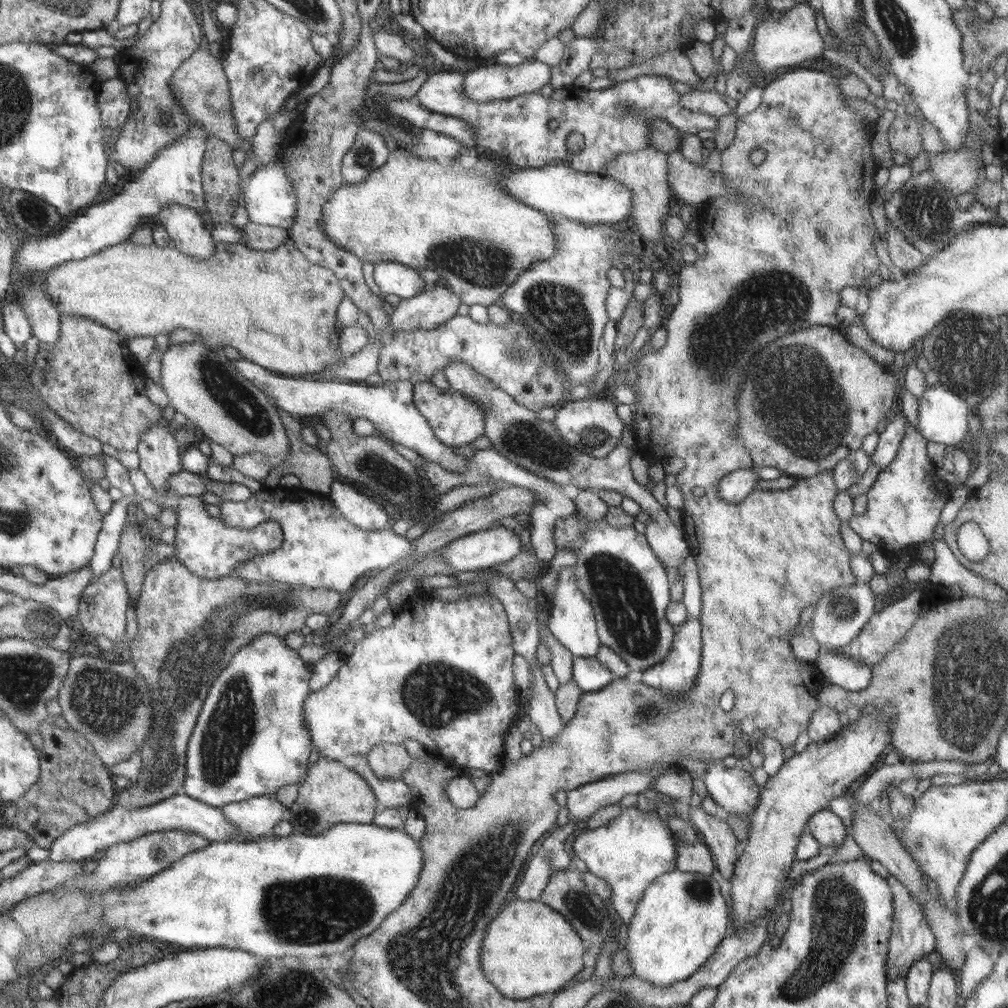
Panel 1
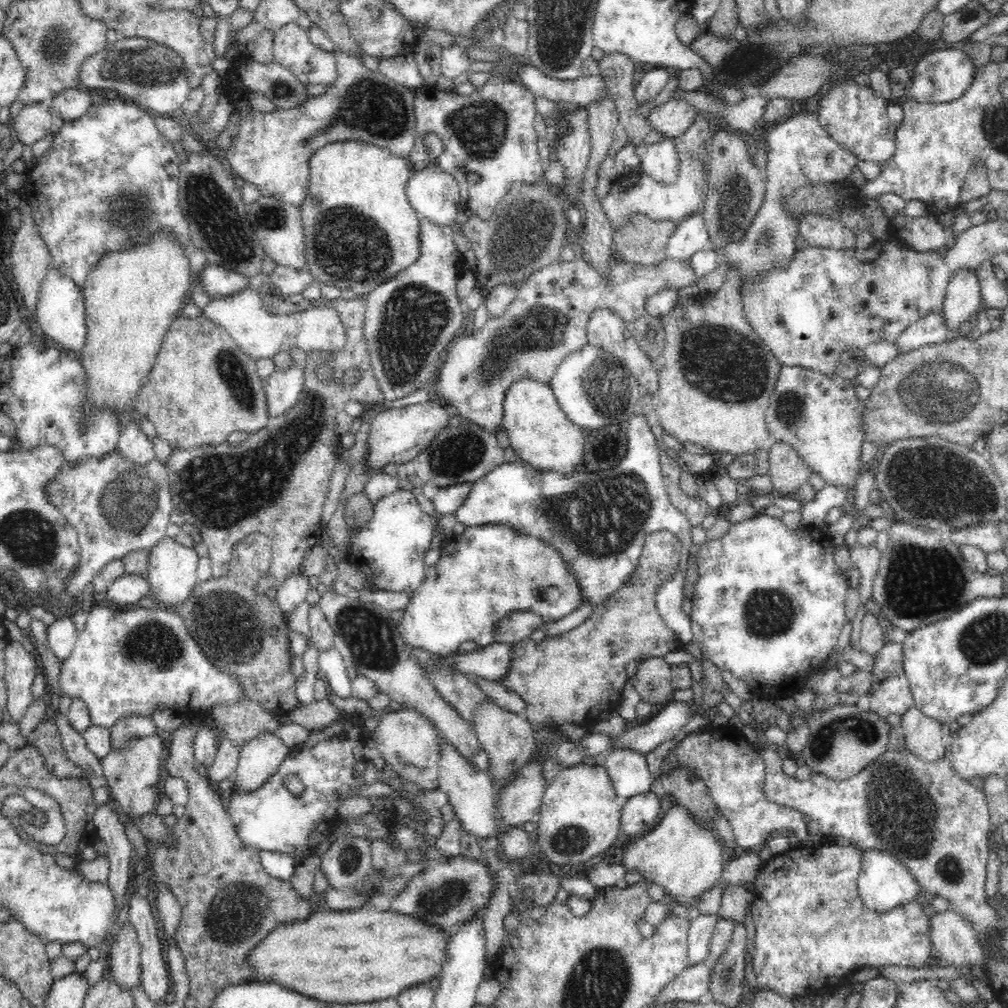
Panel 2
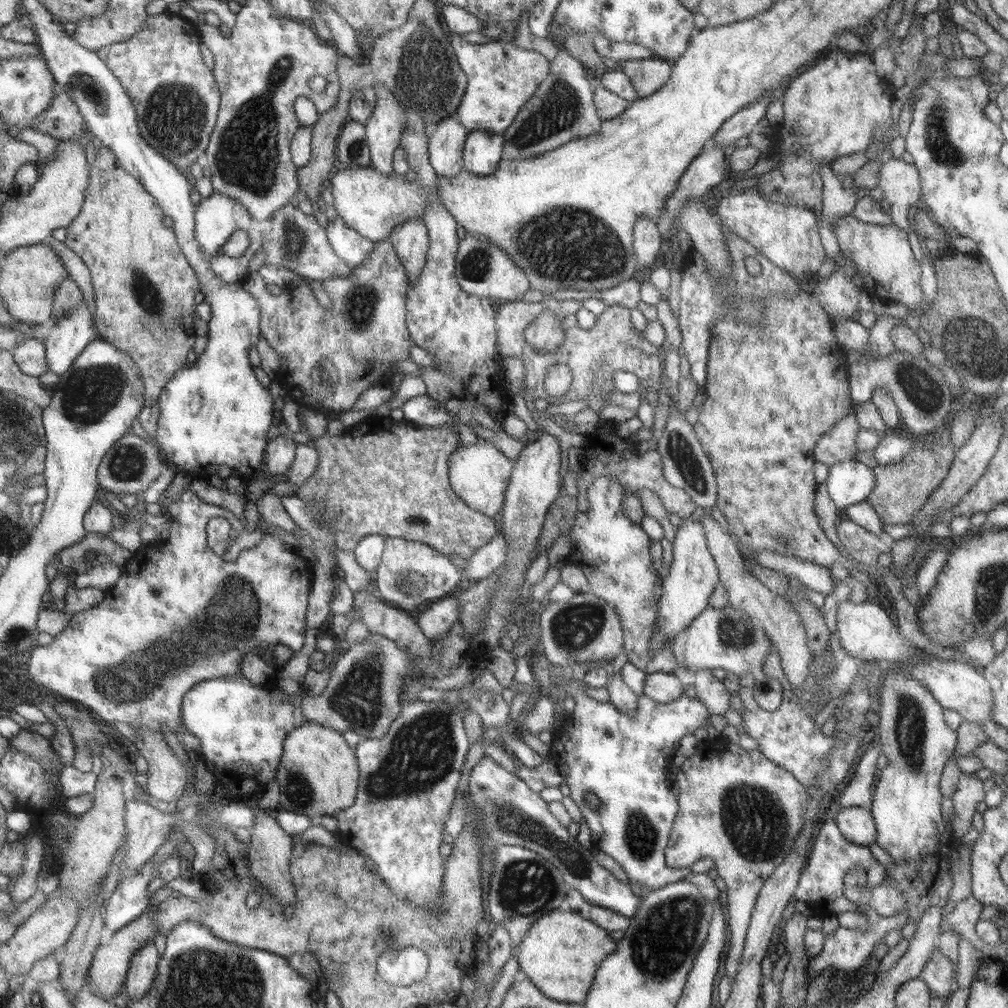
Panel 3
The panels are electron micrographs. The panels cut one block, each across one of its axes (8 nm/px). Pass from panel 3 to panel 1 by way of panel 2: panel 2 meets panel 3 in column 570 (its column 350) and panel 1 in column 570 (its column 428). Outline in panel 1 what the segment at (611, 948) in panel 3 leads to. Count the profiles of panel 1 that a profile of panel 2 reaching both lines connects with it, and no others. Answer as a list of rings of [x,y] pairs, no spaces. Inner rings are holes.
[[[512,899],[490,924],[481,964],[486,978],[512,1000],[532,999],[538,994],[556,993],[582,970],[584,942],[568,918],[556,909],[534,900]]]

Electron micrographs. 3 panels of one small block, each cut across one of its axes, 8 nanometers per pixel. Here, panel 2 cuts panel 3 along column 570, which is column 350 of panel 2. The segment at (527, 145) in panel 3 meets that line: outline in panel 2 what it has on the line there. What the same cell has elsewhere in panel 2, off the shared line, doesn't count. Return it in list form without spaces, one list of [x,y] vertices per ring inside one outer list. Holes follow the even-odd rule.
[[[335,47],[333,53],[336,55],[338,78],[325,94],[312,96],[296,108],[276,109],[270,113],[256,110],[240,111],[242,124],[234,138],[234,146],[228,150],[228,162],[232,164],[234,172],[240,174],[240,178],[244,178],[246,183],[254,184],[264,196],[274,197],[283,203],[300,207],[308,196],[310,157],[328,143],[362,141],[386,148],[394,156],[409,158],[415,143],[416,121],[413,112],[415,90],[386,79],[379,70],[371,71],[364,65],[361,57],[350,56],[349,53]]]

